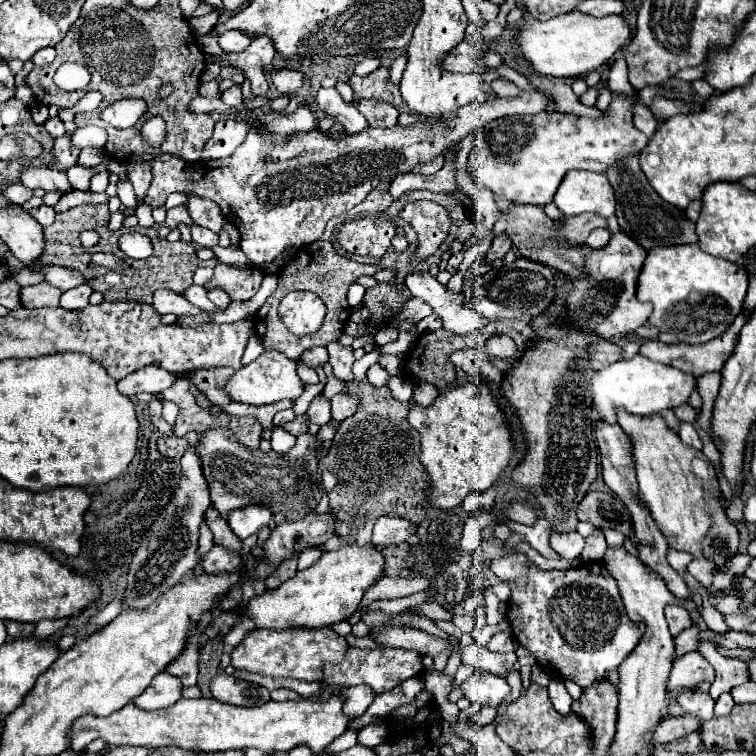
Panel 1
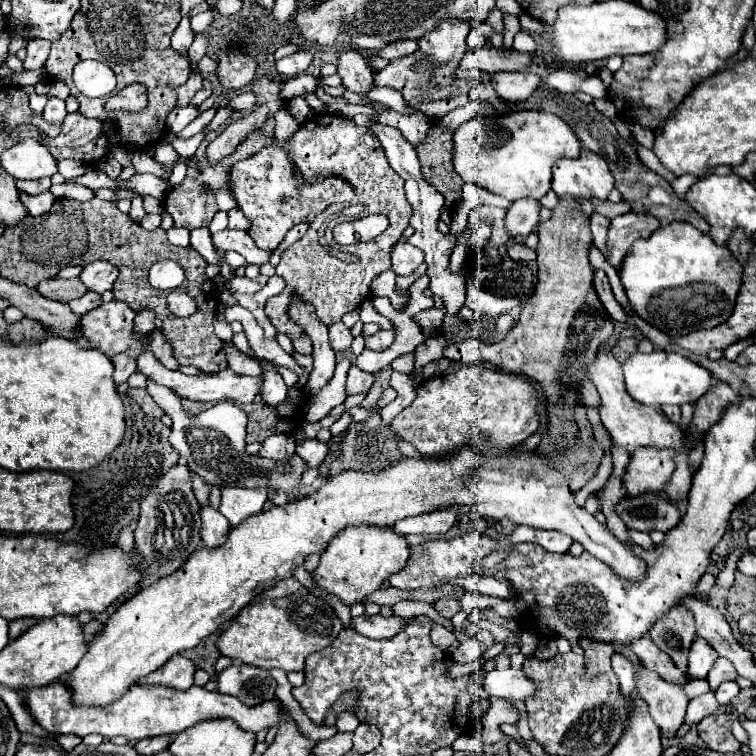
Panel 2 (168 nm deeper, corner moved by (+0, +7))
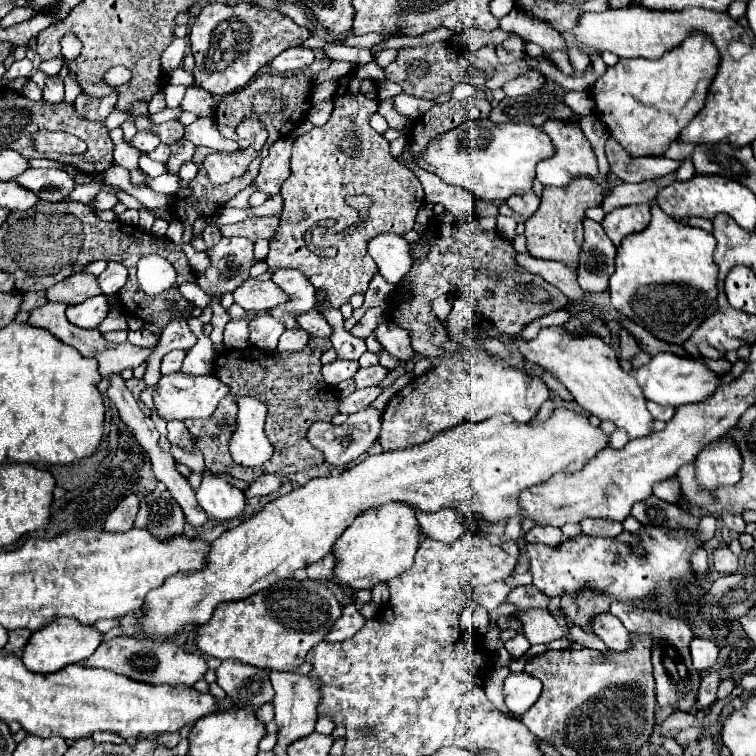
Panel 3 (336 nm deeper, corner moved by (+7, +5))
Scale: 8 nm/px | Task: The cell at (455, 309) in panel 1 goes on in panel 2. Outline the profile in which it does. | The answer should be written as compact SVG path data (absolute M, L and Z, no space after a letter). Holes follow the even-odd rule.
M398 242L394 248L392 248L392 270L398 274L398 276L410 276L414 274L414 270L424 262L424 254L408 244L408 242Z

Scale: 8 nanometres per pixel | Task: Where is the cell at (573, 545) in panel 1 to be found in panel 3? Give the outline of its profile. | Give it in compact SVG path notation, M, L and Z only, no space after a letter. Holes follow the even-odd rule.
M533 526L527 534L525 534L525 542L527 544L547 544L547 546L559 546L563 542L563 534L559 528L553 526Z

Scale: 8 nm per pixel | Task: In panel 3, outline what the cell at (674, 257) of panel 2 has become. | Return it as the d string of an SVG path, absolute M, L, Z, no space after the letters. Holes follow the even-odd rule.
M651 202L651 224L637 232L629 234L621 246L617 248L617 260L615 260L615 274L609 280L609 292L611 292L611 304L617 312L625 314L631 322L643 326L649 330L655 338L681 346L689 340L693 330L699 328L703 320L707 320L717 310L717 266L713 262L713 250L715 250L715 238L693 226L685 226L673 218L669 218L657 202Z

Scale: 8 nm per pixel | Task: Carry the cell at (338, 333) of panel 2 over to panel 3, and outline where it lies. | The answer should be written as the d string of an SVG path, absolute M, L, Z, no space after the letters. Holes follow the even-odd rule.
M315 308L297 316L297 326L303 328L305 332L309 332L311 336L319 336L319 338L329 338L331 336L331 326L325 322L325 318Z

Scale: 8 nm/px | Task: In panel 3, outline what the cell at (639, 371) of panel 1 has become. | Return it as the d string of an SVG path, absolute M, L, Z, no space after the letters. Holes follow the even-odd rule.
M673 352L655 354L647 366L641 366L639 370L635 370L635 378L643 390L645 400L657 402L661 406L673 406L673 408L681 404L689 404L689 402L707 400L721 384L721 376L709 370L703 362L685 358L685 356L677 356Z

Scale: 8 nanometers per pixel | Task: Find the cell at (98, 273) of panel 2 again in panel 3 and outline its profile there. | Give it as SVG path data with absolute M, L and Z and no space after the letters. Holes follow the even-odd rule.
M109 262L107 270L97 278L99 280L99 288L103 290L103 294L117 294L125 282L127 282L129 274L127 274L127 268L119 262Z

